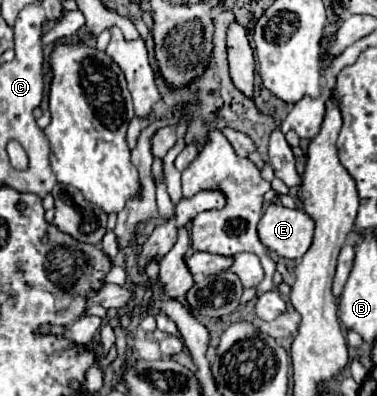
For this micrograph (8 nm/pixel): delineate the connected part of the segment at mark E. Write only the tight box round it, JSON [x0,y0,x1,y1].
[258,203,314,259]

